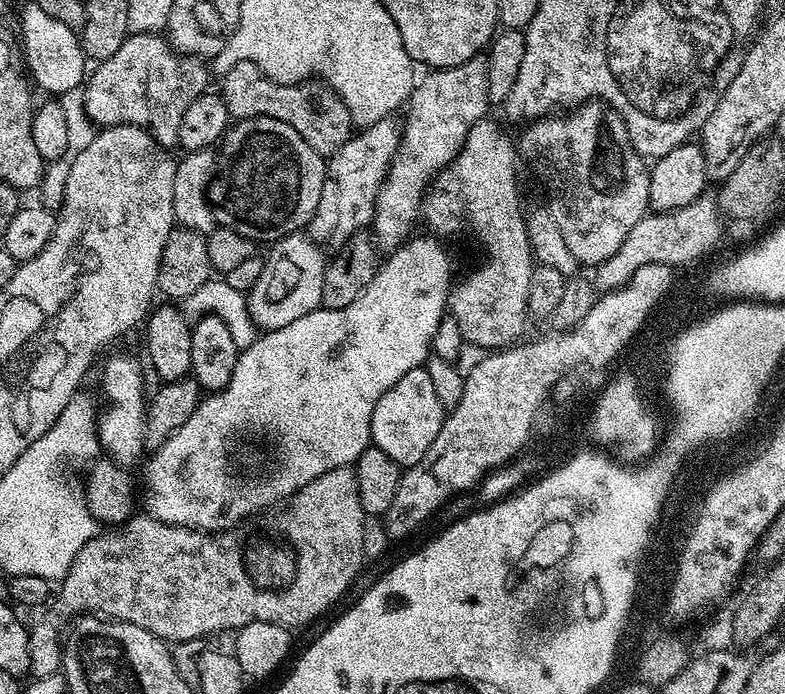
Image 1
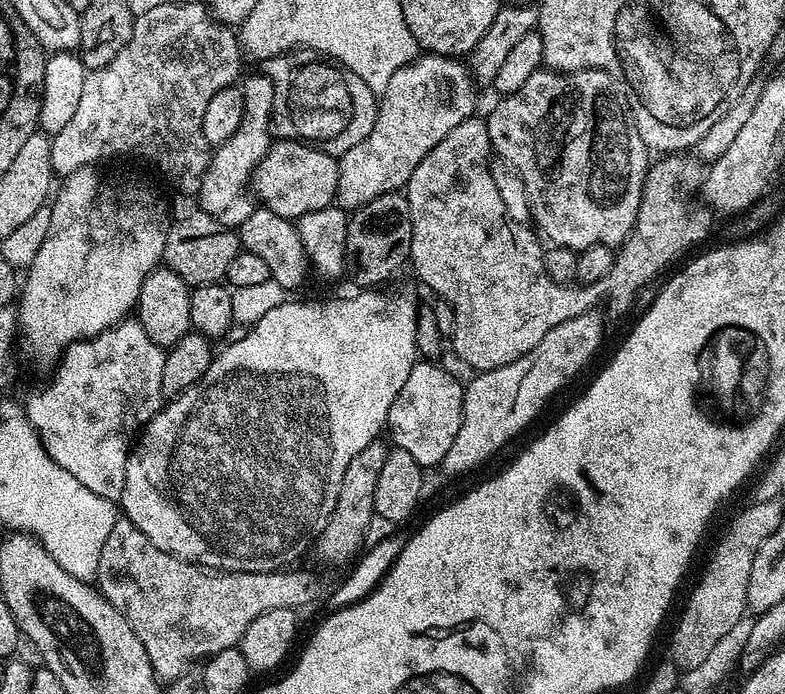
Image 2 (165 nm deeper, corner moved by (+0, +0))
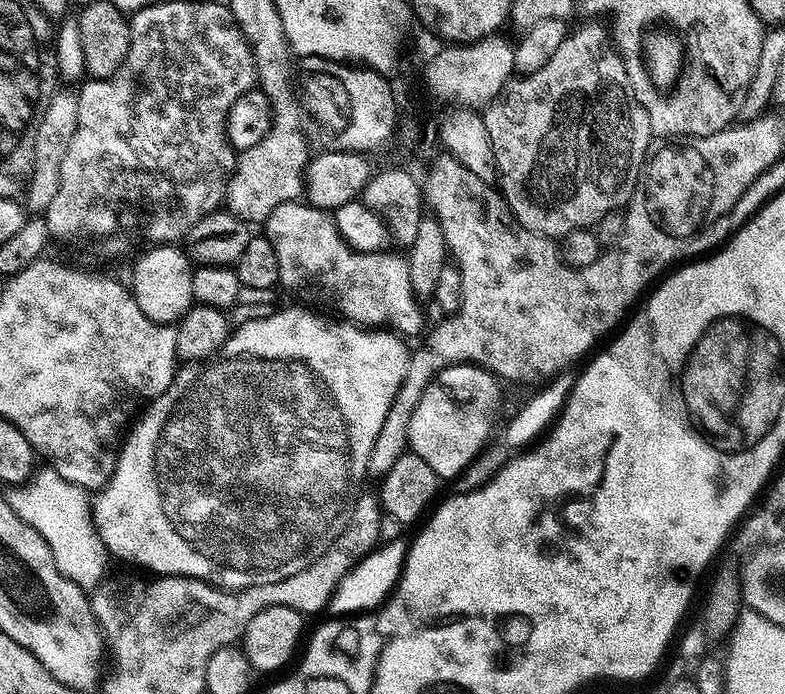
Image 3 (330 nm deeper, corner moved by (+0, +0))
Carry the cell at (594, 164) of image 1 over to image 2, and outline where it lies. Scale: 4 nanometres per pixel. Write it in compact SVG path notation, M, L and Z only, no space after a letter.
M583 68L577 72L541 70L530 74L530 78L526 78L525 84L522 85L522 90L497 99L496 109L494 109L489 116L486 116L488 139L491 147L494 149L495 155L499 157L499 159L508 162L521 176L525 192L528 195L531 223L539 229L542 236L542 231L544 231L545 237L543 236L543 239L545 241L548 239L547 243L549 245L557 248L571 248L572 251L577 254L586 251L588 247L594 246L595 244L619 246L623 244L626 237L630 234L630 230L638 218L638 206L642 198L644 179L648 177L650 167L650 159L648 160L650 150L642 142L642 138L638 134L630 112L624 109L624 104L620 101L619 91L621 92L621 89L618 87L616 79L597 68Z

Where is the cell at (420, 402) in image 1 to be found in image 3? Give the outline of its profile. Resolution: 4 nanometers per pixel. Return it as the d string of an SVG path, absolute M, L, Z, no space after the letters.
M455 364L439 372L422 390L410 418L408 447L434 474L455 478L483 451L500 412L501 381L476 364Z

